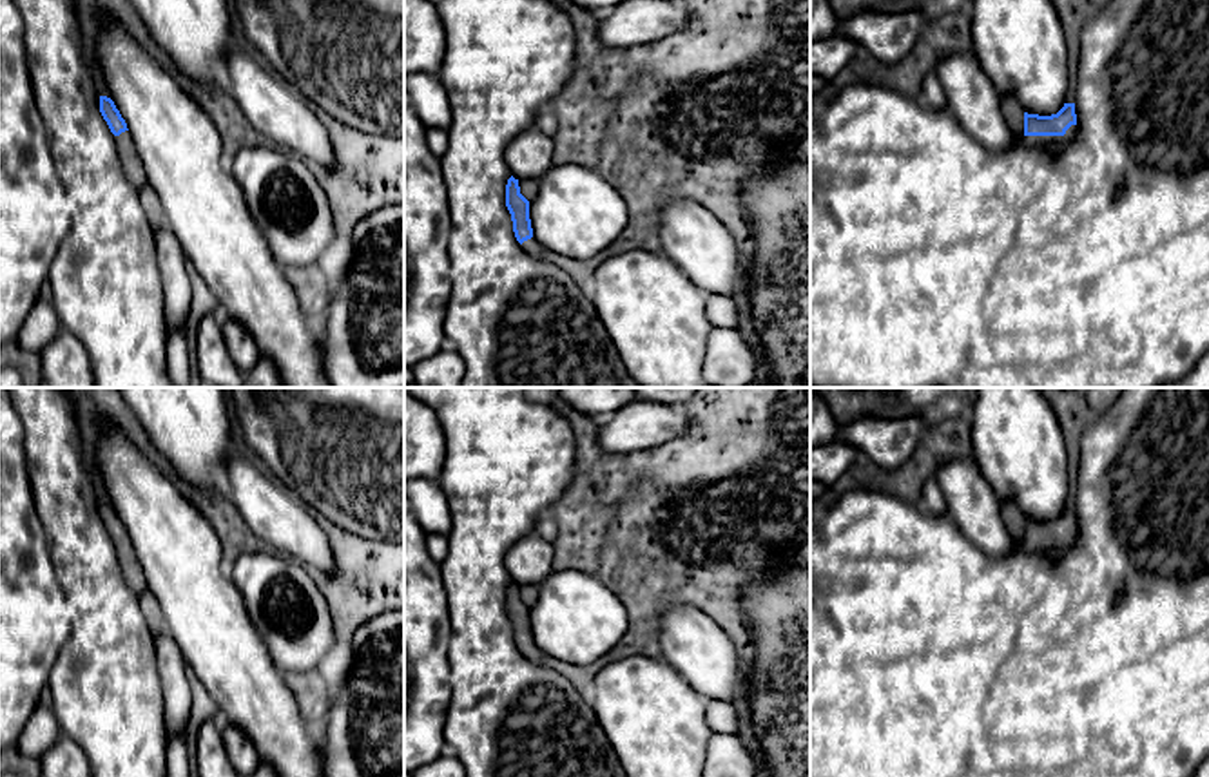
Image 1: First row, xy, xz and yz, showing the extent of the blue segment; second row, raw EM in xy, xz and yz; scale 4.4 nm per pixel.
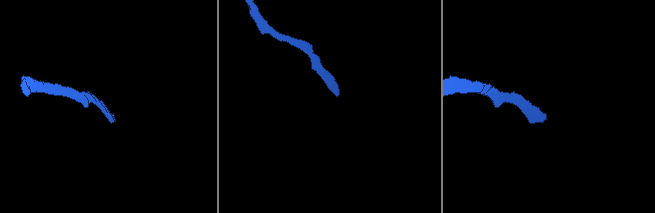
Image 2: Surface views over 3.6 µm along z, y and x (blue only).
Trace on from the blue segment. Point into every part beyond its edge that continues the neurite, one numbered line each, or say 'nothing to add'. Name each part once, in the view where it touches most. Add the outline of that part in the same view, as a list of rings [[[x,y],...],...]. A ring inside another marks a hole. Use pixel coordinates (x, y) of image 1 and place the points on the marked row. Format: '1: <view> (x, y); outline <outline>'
1: yz (1052, 143); outline [[[1071,125],[1064,136],[1024,136],[1028,145],[1044,147],[1048,152],[1059,152],[1066,143],[1073,141],[1077,125]]]

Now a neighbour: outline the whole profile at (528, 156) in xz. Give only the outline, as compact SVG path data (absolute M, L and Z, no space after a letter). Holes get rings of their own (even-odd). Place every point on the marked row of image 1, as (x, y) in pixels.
M533 129L509 141L504 159L515 179L538 179L555 165L553 150L553 138Z

